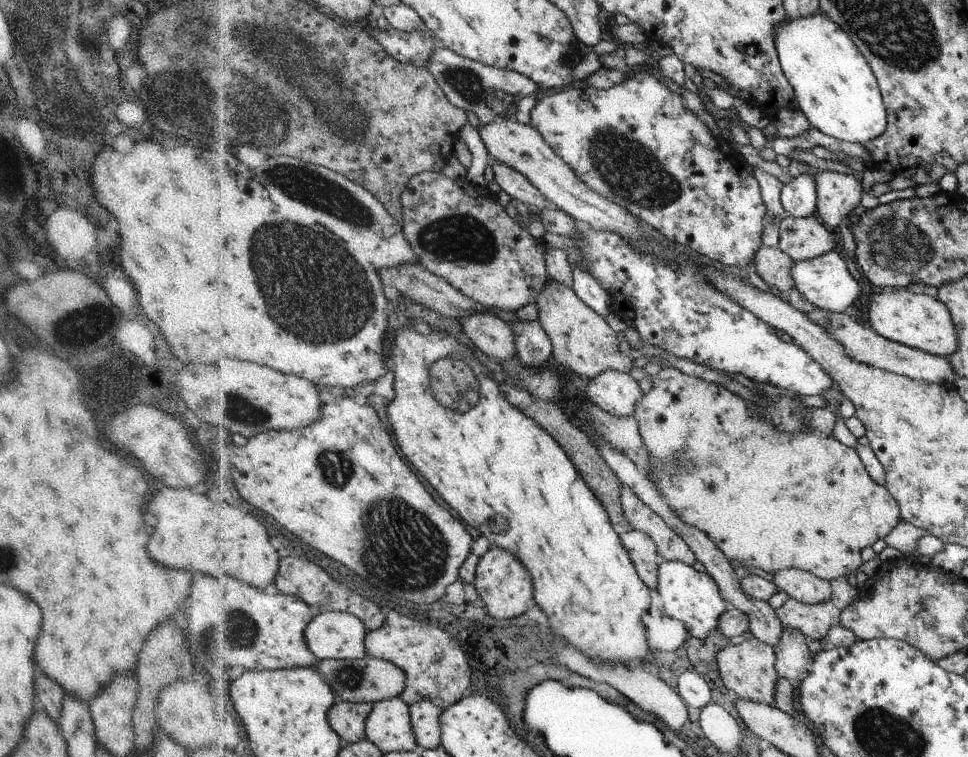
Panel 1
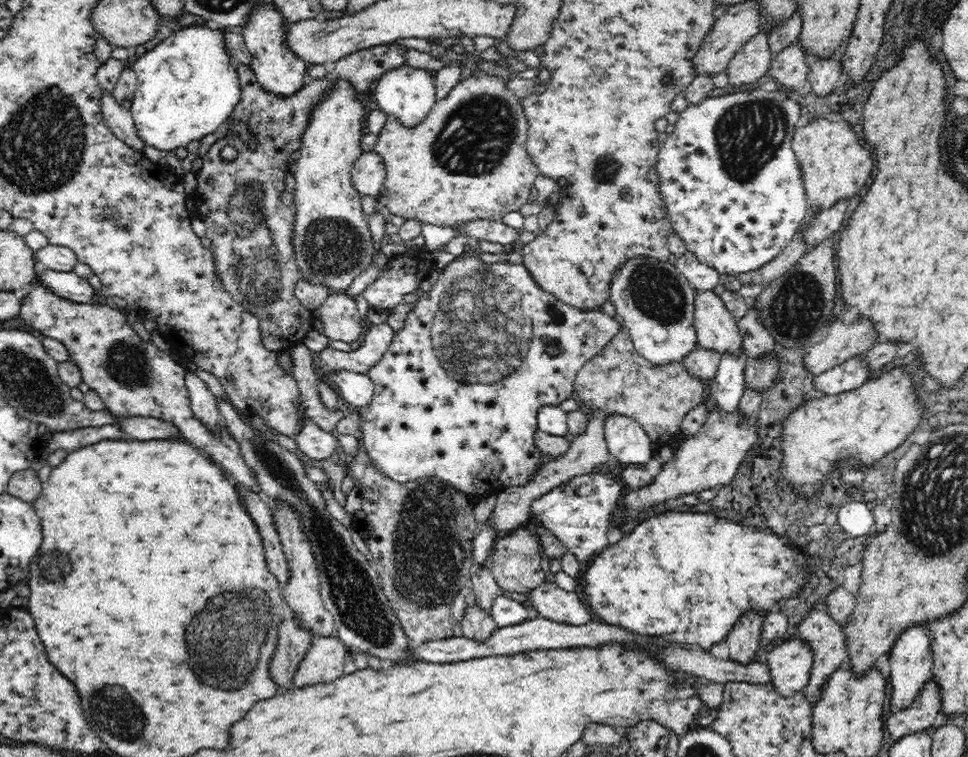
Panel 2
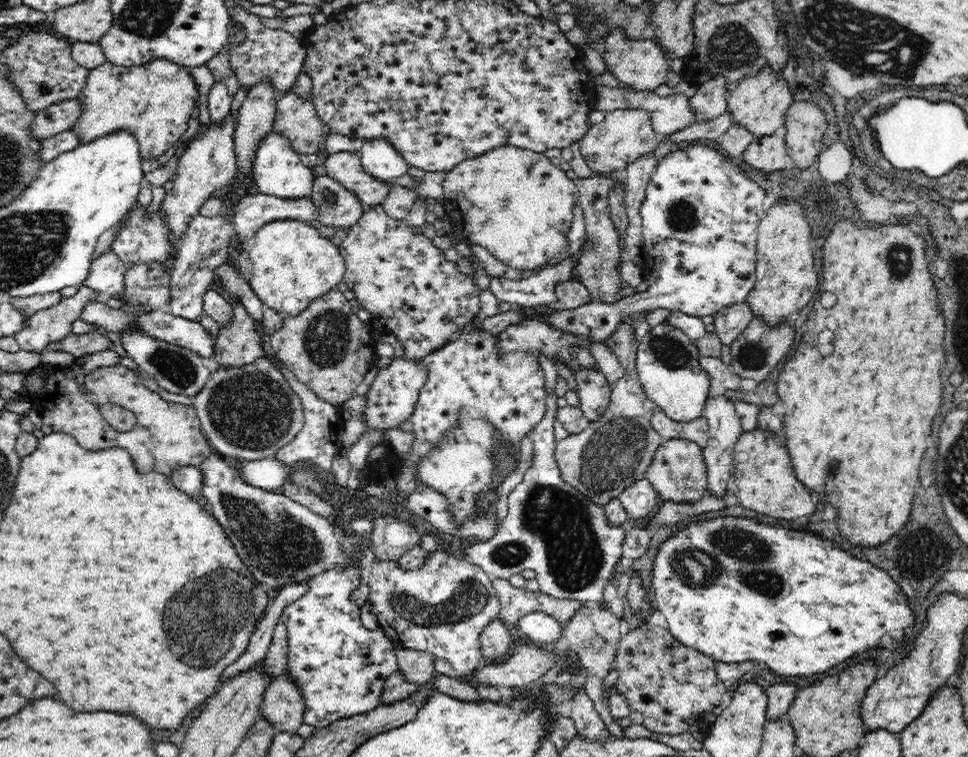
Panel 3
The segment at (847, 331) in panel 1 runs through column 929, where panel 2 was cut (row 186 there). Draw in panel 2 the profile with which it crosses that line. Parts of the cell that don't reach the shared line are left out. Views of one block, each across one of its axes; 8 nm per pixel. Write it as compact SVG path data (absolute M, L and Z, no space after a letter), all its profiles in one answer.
M373 150L363 152L354 163L351 170L351 181L356 191L364 196L376 198L380 194L386 169L383 158L380 158Z

